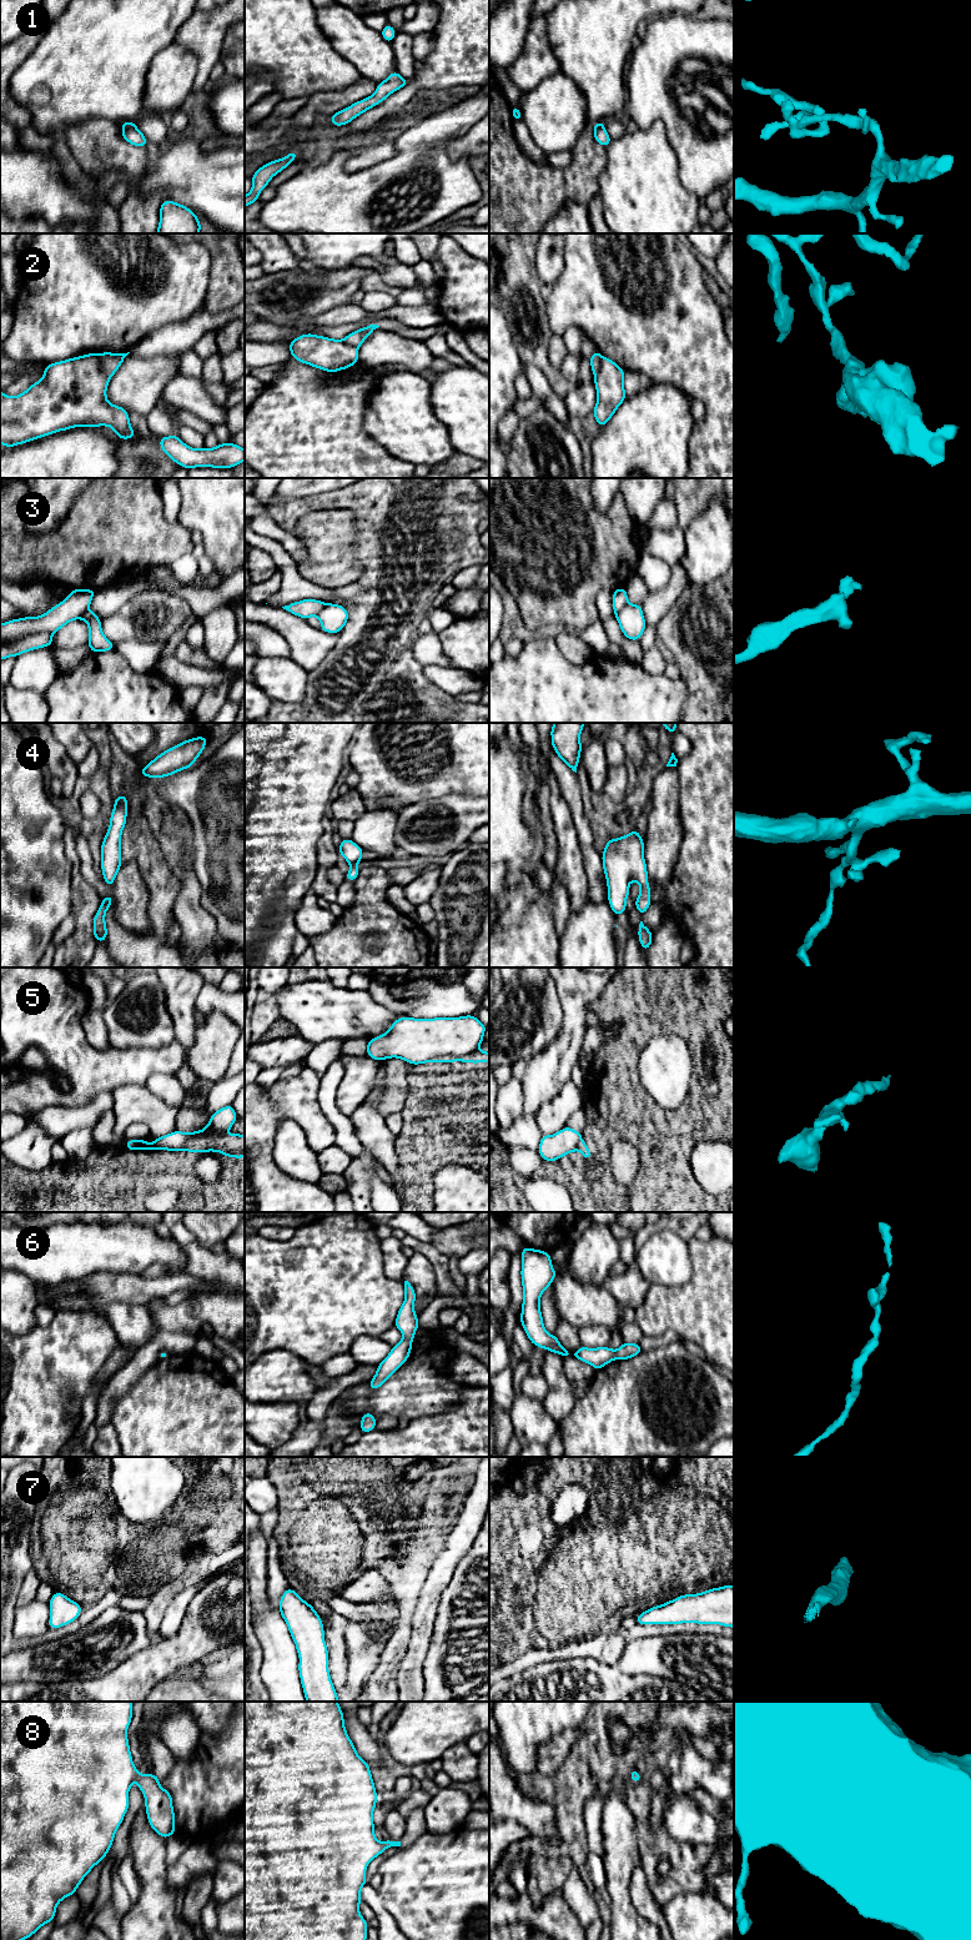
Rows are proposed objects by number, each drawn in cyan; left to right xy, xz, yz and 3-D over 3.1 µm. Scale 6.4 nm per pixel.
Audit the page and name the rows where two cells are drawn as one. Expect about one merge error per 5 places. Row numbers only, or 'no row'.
2, 5

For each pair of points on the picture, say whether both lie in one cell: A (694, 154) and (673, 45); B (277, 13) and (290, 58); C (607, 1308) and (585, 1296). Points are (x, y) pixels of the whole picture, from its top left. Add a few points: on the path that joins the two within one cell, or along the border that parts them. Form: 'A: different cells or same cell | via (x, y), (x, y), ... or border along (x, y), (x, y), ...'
A: same cell | via (677, 126), (672, 115), (662, 105), (662, 73)
B: same cell | via (277, 24), (277, 31), (290, 46)
C: same cell | via (602, 1308), (590, 1301)

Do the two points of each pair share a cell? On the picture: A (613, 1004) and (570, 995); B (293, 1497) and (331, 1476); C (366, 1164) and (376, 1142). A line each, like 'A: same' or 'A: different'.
A: different
B: same
C: different

